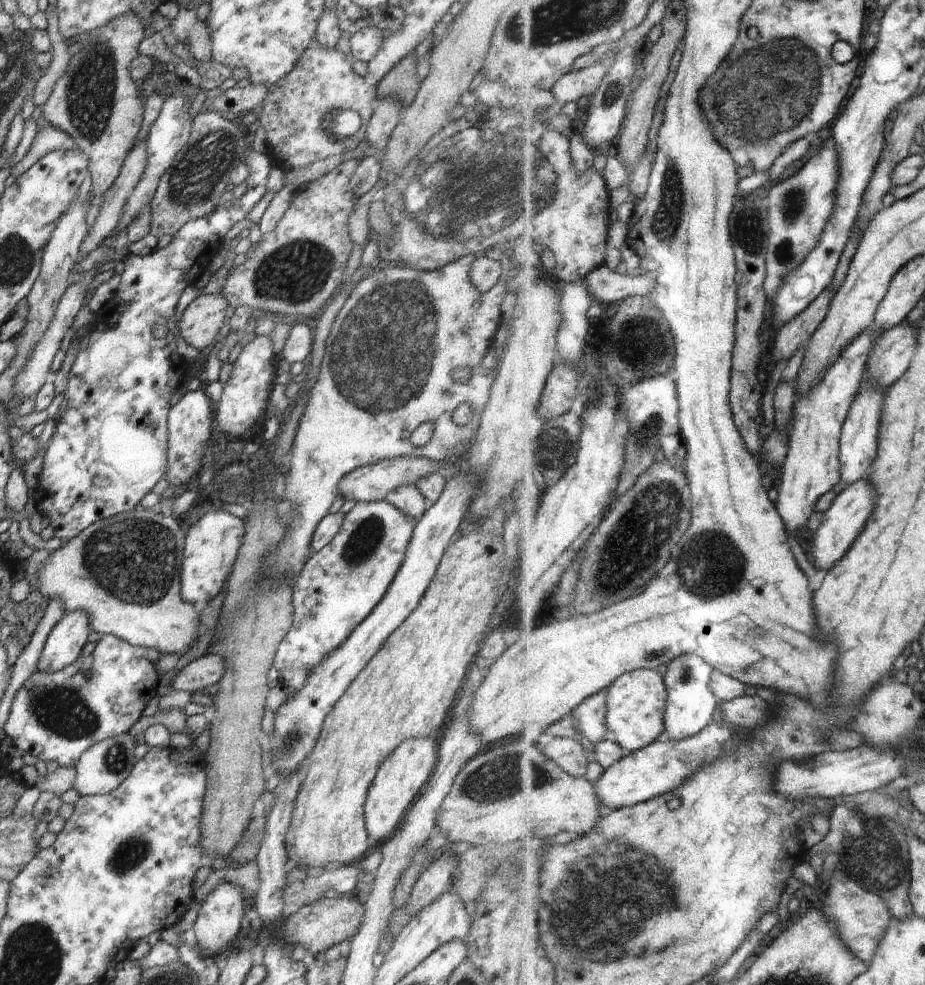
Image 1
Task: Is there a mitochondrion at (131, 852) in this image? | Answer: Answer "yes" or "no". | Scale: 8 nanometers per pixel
yes

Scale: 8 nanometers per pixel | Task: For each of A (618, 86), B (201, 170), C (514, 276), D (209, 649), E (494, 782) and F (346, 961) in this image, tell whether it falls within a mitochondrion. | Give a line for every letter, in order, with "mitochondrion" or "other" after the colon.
A: mitochondrion
B: mitochondrion
C: other
D: other
E: mitochondrion
F: other

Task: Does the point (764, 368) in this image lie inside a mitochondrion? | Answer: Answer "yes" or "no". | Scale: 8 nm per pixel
no

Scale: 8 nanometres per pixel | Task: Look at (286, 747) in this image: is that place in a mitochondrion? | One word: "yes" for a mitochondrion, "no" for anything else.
yes

